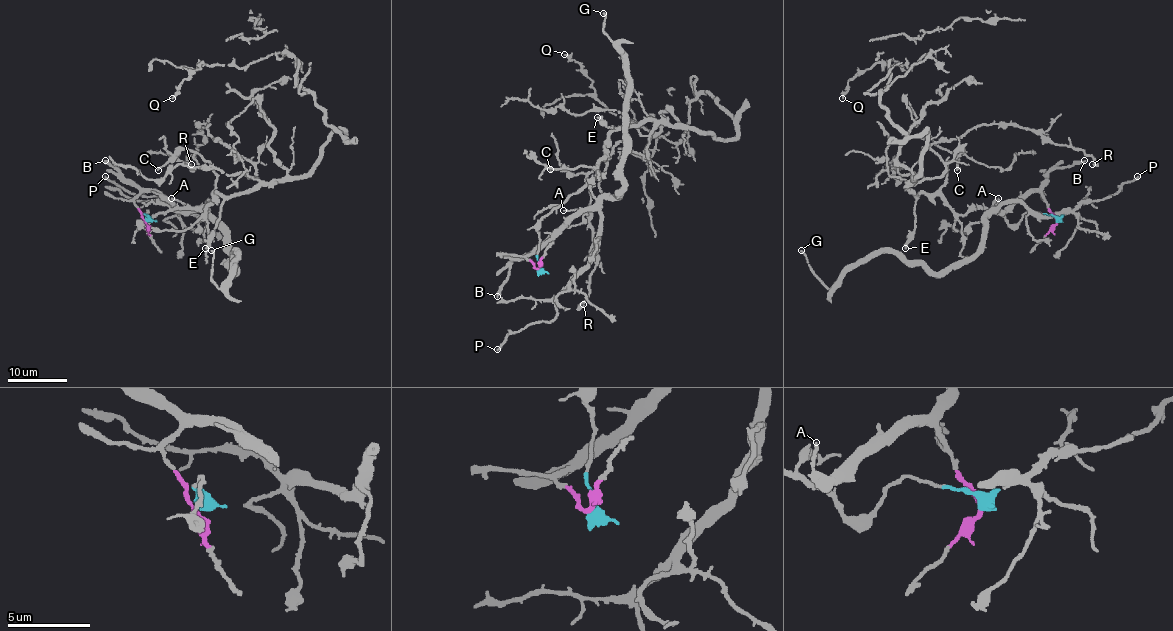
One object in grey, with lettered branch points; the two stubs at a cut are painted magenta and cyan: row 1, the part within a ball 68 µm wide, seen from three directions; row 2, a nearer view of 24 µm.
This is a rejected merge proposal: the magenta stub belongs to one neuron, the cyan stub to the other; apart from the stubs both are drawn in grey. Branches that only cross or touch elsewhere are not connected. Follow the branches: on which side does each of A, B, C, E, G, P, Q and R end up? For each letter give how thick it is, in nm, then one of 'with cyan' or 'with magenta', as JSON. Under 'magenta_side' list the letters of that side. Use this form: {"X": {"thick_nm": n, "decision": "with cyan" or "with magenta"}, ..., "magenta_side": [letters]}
{"A": {"thick_nm": 160, "decision": "with magenta"}, "B": {"thick_nm": 320, "decision": "with magenta"}, "C": {"thick_nm": 240, "decision": "with cyan"}, "E": {"thick_nm": 360, "decision": "with cyan"}, "G": {"thick_nm": 200, "decision": "with magenta"}, "P": {"thick_nm": 240, "decision": "with magenta"}, "Q": {"thick_nm": 200, "decision": "with cyan"}, "R": {"thick_nm": 240, "decision": "with cyan"}, "magenta_side": ["A", "B", "G", "P"]}

